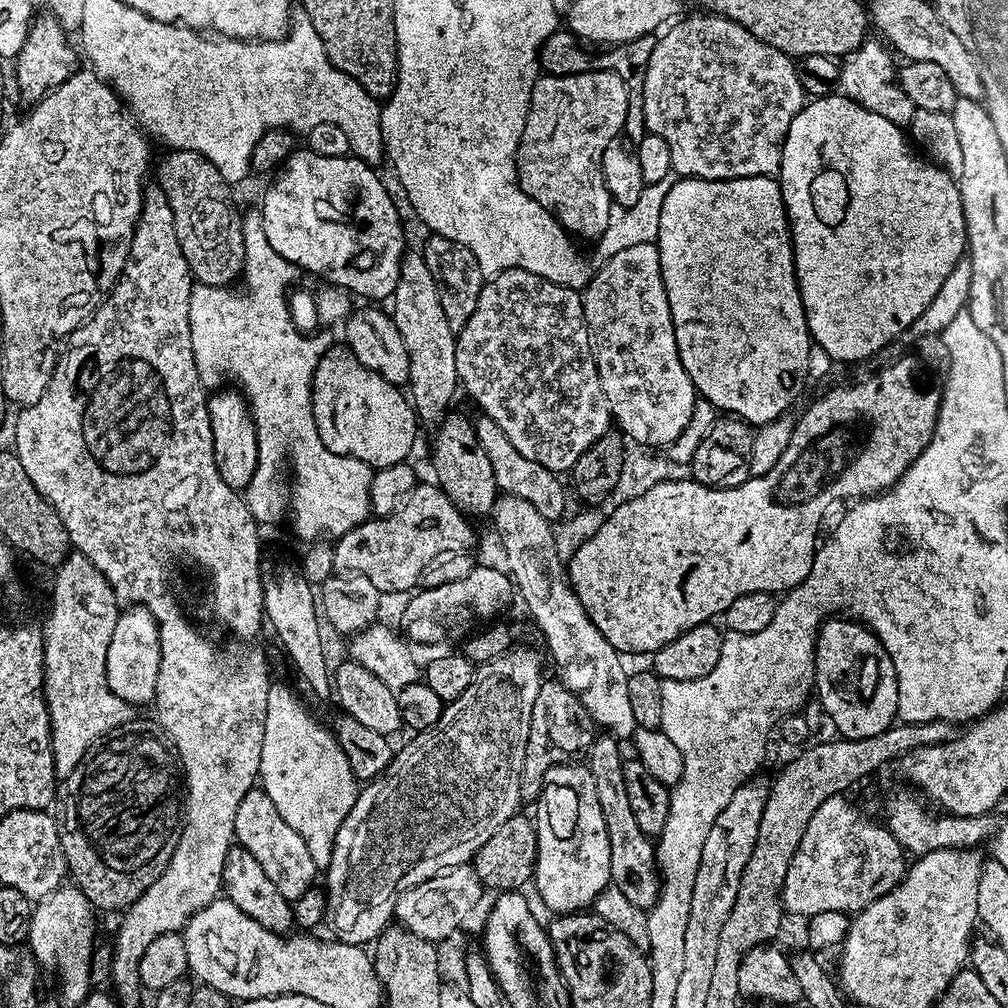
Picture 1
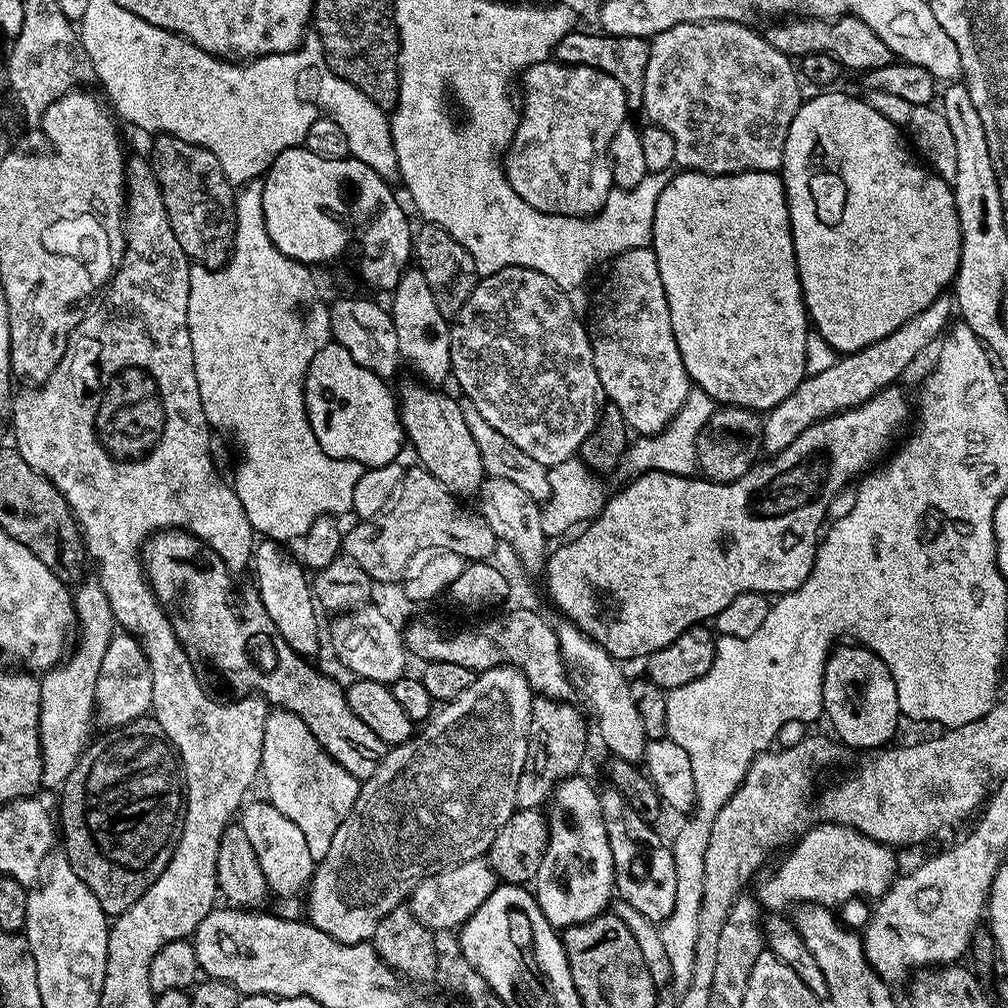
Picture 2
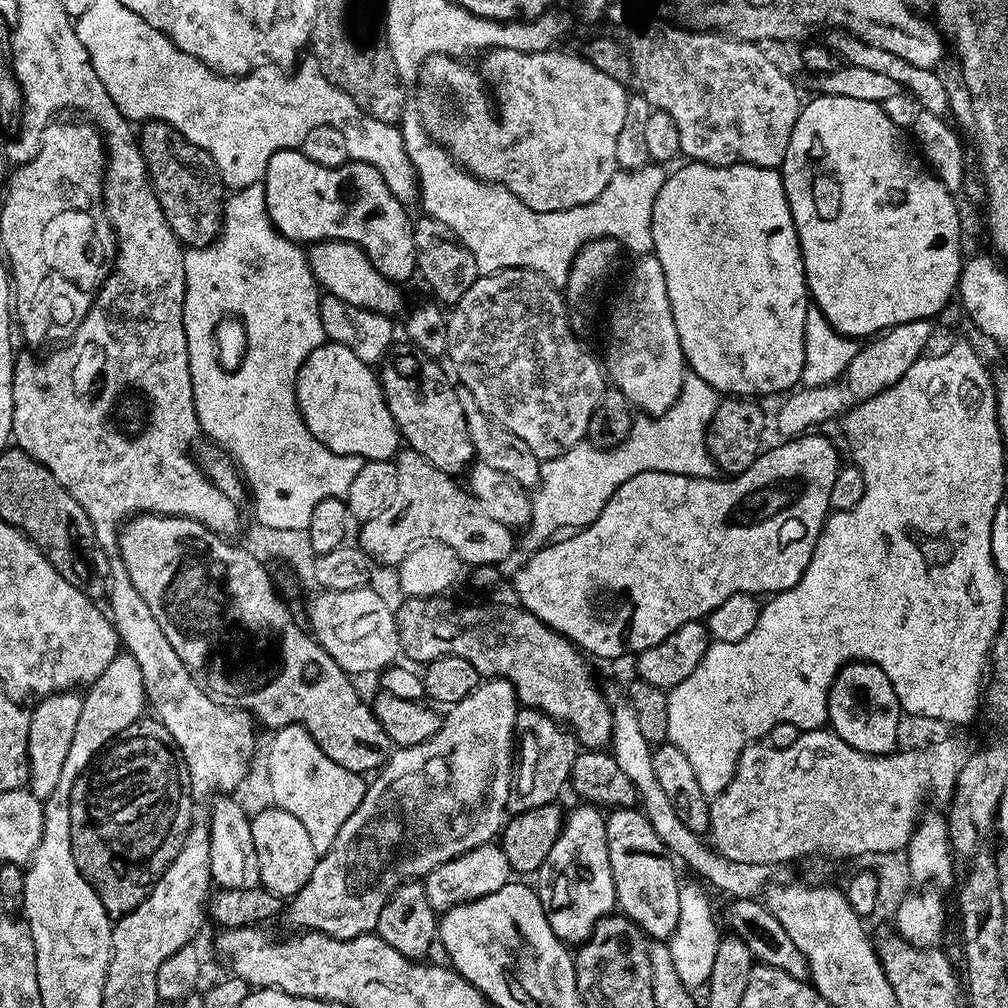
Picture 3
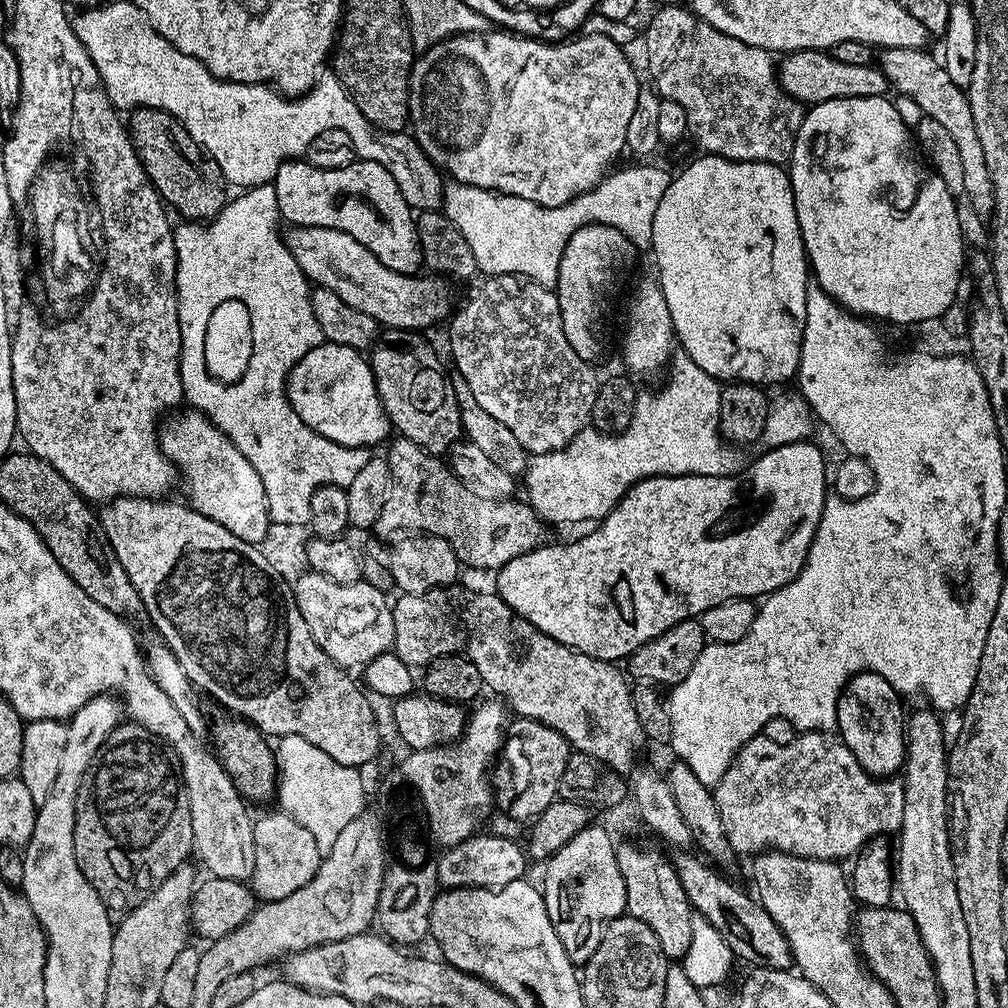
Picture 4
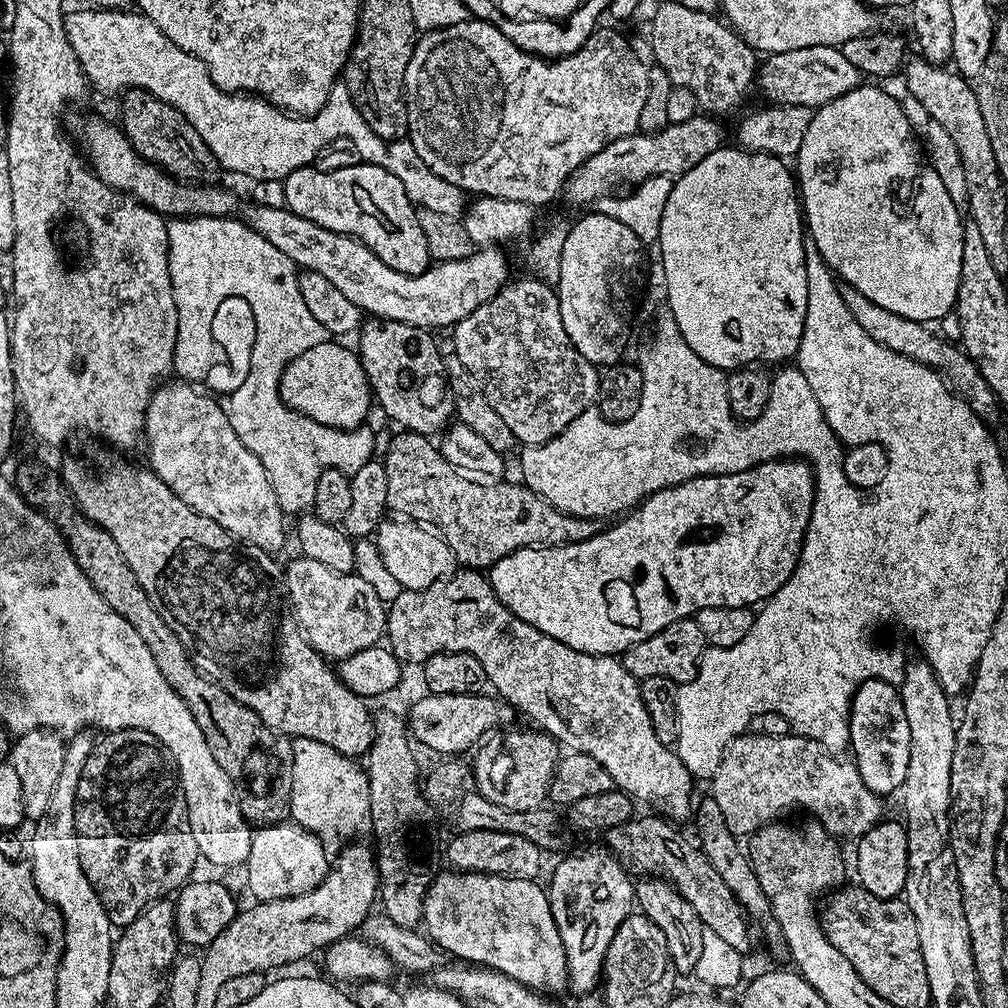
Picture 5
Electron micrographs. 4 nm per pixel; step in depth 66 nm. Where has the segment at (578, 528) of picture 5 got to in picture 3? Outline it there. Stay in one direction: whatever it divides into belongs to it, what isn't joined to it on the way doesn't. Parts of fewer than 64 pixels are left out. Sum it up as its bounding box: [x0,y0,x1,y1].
[358,447,513,566]

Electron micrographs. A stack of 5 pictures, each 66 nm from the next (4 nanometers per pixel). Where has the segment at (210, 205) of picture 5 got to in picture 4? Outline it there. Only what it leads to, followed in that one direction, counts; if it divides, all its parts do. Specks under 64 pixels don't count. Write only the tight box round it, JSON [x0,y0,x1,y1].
[283,226,453,330]

